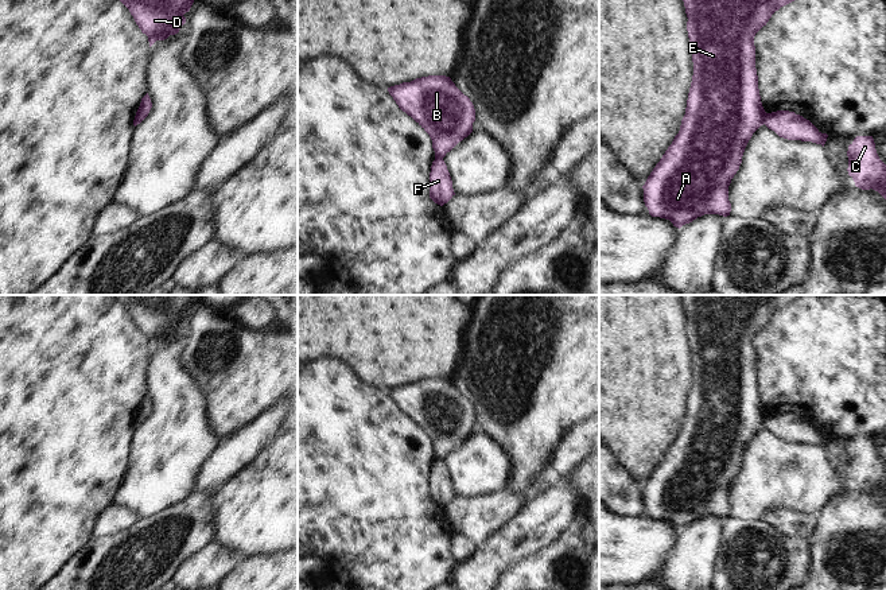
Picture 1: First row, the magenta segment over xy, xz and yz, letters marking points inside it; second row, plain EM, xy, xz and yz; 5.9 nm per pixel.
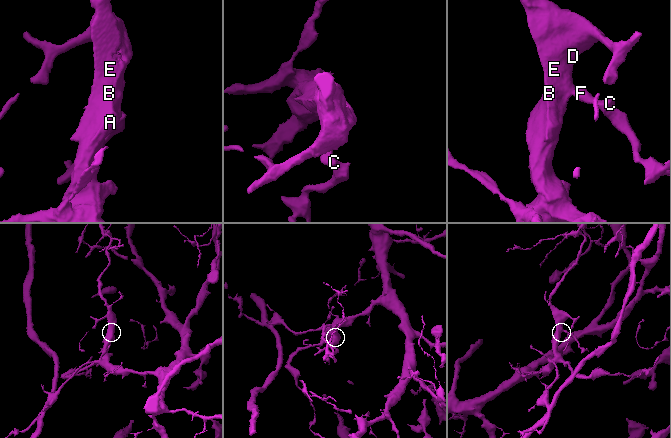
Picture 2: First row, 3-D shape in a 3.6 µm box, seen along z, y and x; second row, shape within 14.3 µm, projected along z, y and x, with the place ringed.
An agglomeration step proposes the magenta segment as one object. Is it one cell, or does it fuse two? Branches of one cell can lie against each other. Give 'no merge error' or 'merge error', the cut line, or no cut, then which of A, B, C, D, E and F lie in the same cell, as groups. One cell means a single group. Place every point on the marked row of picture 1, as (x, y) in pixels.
merge error | yz (766, 113), (762, 123) | A B D E / C F

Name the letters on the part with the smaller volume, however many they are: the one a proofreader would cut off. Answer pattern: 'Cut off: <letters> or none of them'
Cut off: C, F

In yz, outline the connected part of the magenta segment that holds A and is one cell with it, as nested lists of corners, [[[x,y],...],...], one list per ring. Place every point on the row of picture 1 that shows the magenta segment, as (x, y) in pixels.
[[[794,0],[683,1],[688,18],[687,31],[693,62],[685,114],[679,133],[642,186],[644,202],[649,214],[669,220],[679,229],[704,214],[730,216],[728,186],[739,170],[749,140],[766,119],[758,89],[754,36],[776,11]]]

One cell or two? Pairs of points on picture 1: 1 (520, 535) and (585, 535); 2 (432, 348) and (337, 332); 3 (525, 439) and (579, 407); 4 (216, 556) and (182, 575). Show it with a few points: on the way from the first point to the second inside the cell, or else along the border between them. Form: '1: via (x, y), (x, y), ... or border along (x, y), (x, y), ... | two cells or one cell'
1: border along (581, 517), (568, 536) | two cells
2: via (408, 336), (375, 336), (370, 332), (361, 332) | one cell
3: via (539, 426), (558, 407), (566, 407) | one cell
4: via (208, 565), (201, 571), (190, 575) | one cell

